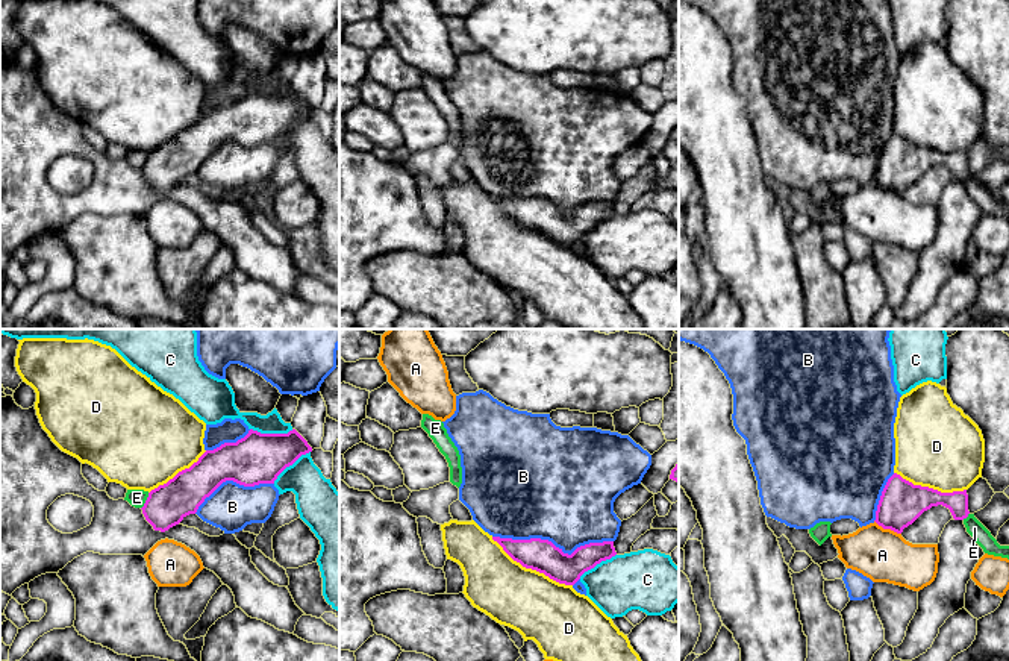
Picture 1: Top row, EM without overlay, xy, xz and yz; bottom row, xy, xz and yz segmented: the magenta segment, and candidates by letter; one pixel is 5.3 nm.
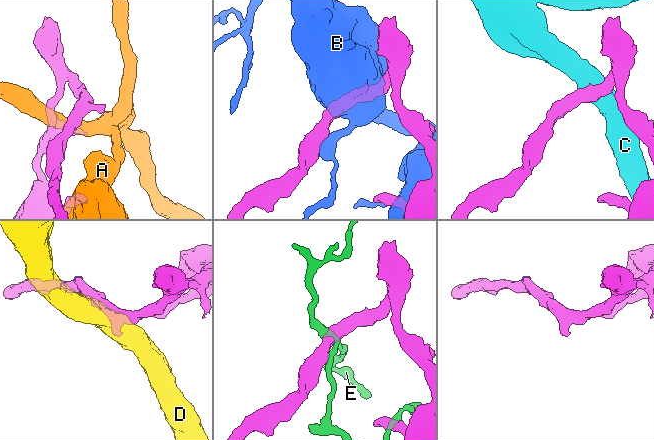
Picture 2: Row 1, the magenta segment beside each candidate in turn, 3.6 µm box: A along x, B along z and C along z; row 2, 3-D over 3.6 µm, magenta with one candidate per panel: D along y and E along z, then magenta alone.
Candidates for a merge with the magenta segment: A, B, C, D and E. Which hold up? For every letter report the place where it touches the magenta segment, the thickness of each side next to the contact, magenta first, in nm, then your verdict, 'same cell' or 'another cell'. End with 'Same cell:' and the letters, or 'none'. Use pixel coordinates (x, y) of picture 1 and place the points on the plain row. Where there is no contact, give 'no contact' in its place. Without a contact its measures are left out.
A: meets magenta in yz at (888, 188); 240 nm thick on the magenta side, 280 nm on the other; another cell
B: meets magenta in xz at (552, 203); 170 nm thick on the magenta side, 480 nm on the other; another cell
C: meets magenta in xy at (271, 94); 280 nm thick on the magenta side, 110 nm on the other; another cell
D: meets magenta in xz at (532, 229); 170 nm thick on the magenta side, 340 nm on the other; another cell
E: meets magenta in xy at (146, 161); 220 nm thick on the magenta side, 100 nm on the other; another cell
Same cell: none

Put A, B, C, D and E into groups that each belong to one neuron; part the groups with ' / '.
A / B / C / D / E

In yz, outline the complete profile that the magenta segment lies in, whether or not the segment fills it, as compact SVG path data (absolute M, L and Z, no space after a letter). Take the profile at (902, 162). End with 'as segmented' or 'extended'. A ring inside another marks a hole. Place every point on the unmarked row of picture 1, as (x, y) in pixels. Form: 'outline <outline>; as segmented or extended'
outline M894 133L882 152L874 182L883 190L901 194L924 171L938 165L948 168L954 180L964 180L970 174L967 150L941 153L929 147L914 146Z; as segmented

